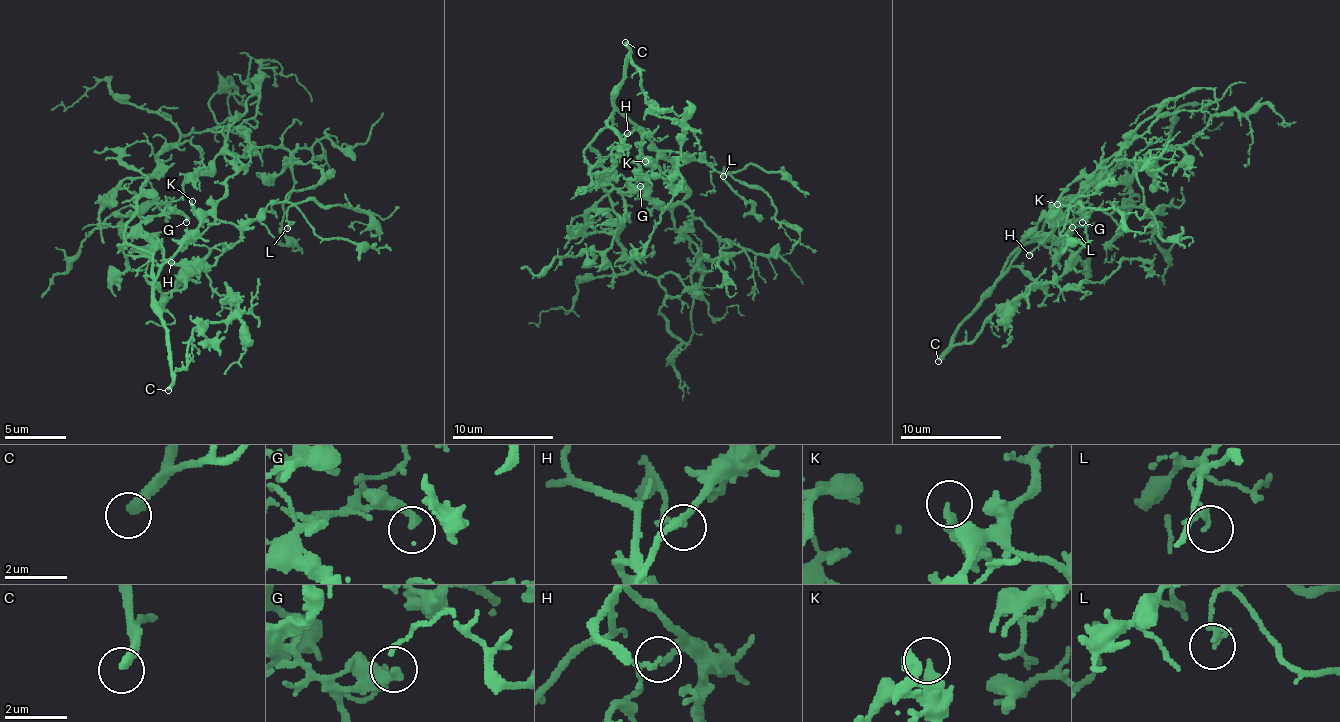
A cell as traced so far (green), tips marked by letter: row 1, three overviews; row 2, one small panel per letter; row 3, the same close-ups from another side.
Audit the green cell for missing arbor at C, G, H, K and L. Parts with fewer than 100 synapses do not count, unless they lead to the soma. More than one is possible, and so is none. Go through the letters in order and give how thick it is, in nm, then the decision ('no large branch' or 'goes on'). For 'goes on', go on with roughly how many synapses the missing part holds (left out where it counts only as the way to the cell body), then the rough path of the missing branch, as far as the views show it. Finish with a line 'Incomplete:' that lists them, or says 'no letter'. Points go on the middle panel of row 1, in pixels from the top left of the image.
C: 320 nm | goes on | (625, 42), (602, 27), (554, 60), (522, 133), (456, 163), (476, 82), (529, 17), (516, 9)
G: 320 nm | no large branch
H: 180 nm | no large branch
K: 240 nm | no large branch
L: 190 nm | no large branch
Incomplete: C

